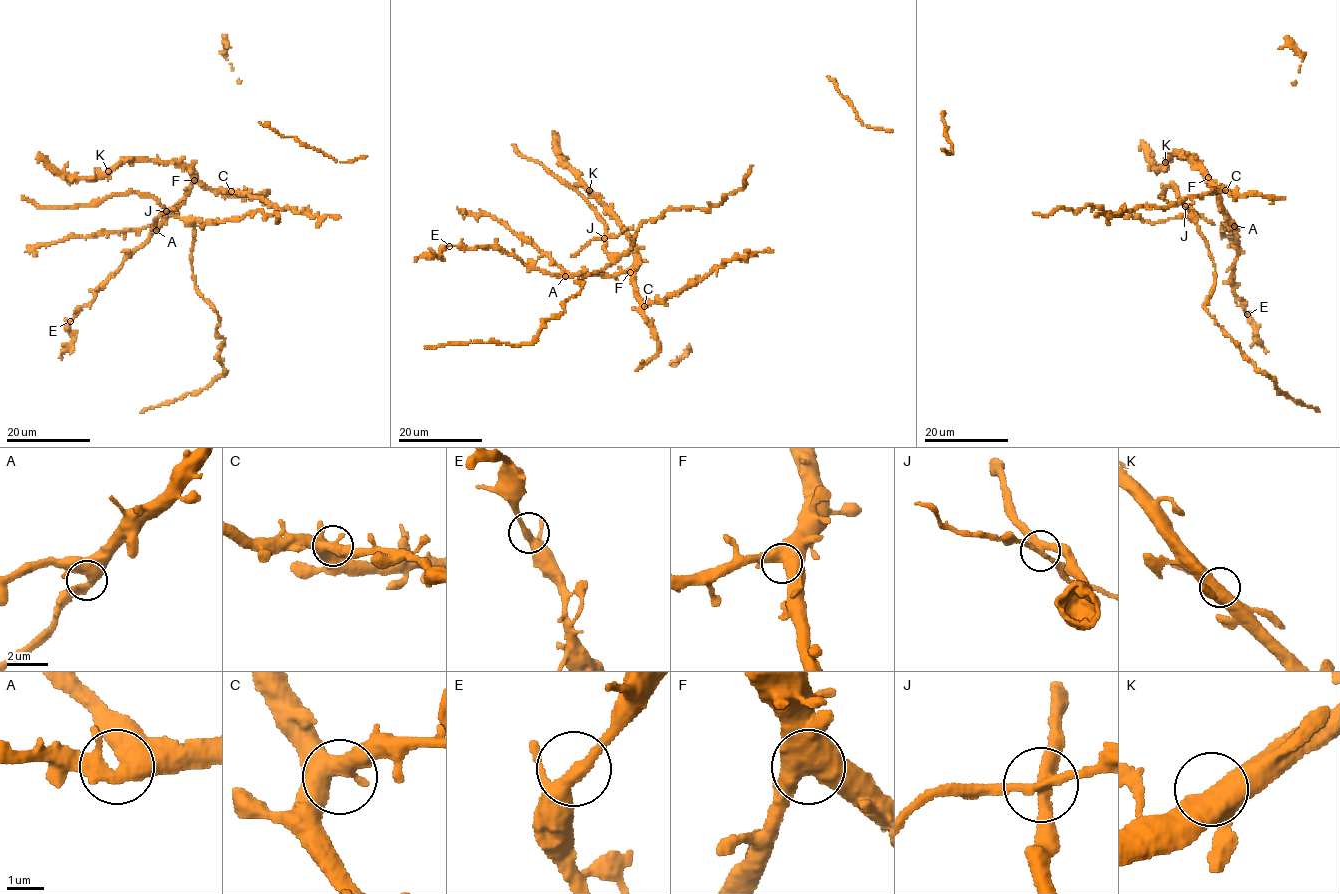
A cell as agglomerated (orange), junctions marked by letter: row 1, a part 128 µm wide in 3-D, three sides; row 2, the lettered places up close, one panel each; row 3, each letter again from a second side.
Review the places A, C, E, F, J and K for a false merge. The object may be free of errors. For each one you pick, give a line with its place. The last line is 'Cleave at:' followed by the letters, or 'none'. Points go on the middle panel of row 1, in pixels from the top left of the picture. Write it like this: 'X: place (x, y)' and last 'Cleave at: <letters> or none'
J: place (604, 238)
Cleave at: J

